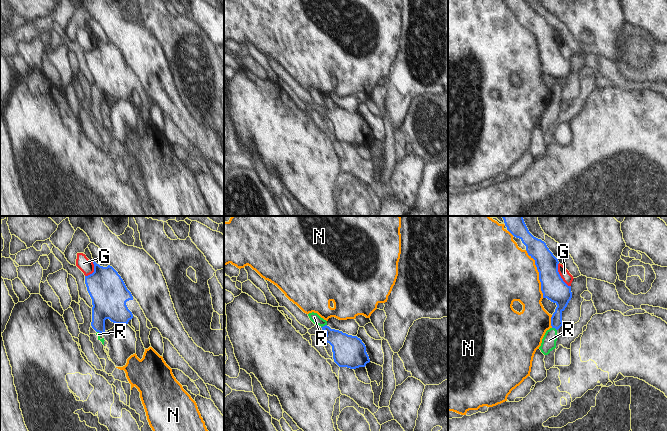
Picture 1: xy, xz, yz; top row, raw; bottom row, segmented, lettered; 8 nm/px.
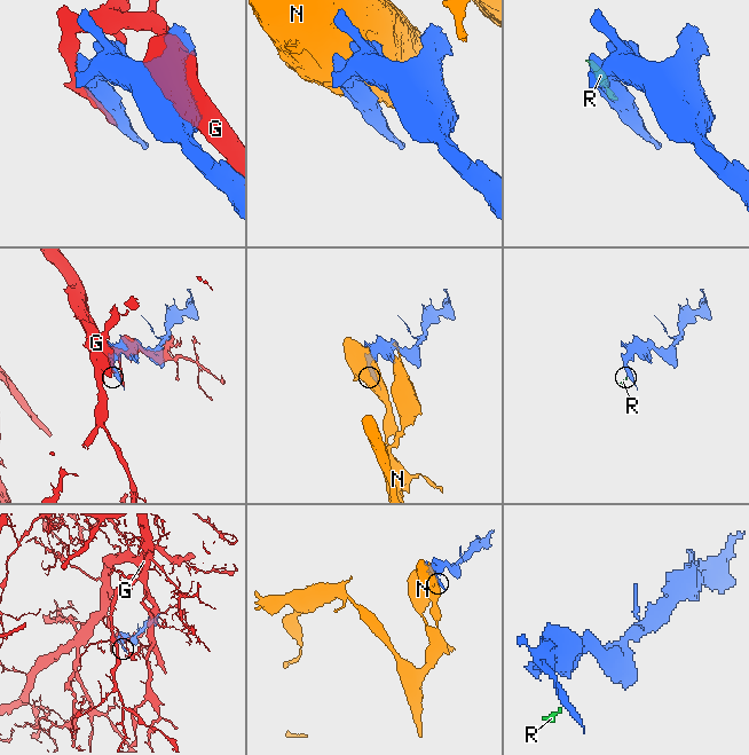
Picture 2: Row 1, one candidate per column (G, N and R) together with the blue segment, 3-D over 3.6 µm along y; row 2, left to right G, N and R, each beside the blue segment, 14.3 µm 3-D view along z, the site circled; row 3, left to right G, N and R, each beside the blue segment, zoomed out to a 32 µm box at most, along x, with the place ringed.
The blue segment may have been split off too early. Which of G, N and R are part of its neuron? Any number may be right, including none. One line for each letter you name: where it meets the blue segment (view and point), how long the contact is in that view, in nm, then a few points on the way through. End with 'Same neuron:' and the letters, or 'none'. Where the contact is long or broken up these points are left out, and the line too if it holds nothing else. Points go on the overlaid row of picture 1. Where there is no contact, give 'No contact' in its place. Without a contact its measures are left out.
R: Touches blue at xz (323, 326). Shared border 50 nm. Path across: xz (345, 348), (323, 326), (314, 317)
Same neuron: R

